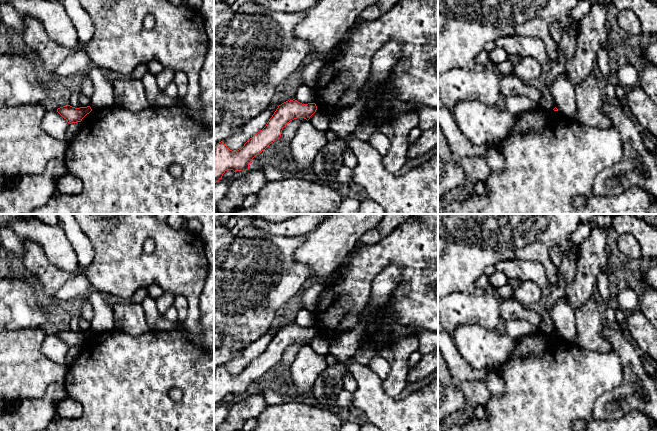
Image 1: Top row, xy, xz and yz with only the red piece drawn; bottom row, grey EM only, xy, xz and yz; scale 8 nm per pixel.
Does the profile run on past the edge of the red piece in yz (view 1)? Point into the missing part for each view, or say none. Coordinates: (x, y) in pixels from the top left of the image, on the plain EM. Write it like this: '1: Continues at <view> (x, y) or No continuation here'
1: No continuation here

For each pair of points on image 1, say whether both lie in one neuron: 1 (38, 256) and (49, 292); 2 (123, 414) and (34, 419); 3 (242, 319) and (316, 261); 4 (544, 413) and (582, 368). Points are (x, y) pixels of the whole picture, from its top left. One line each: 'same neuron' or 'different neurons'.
1: same neuron
2: different neurons
3: different neurons
4: same neuron

